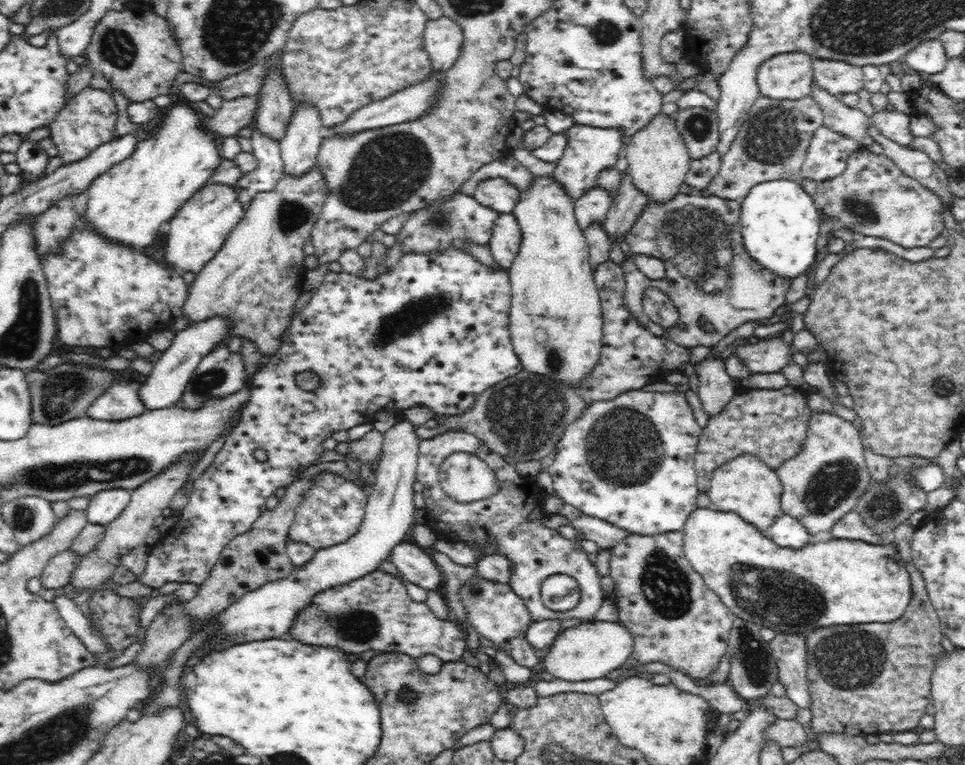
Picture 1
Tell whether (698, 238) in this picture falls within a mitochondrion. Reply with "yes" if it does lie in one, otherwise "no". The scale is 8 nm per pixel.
yes

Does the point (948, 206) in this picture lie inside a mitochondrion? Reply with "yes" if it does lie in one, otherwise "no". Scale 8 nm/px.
no

